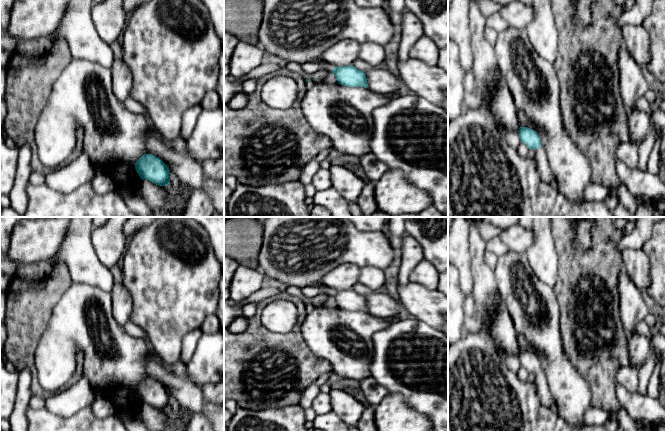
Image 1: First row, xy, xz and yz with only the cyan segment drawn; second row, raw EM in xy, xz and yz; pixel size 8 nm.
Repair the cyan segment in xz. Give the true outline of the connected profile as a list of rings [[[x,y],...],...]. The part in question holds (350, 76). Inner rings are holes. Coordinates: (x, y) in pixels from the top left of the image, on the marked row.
[[[353,65],[334,67],[332,73],[341,85],[368,88],[364,71],[358,70]]]

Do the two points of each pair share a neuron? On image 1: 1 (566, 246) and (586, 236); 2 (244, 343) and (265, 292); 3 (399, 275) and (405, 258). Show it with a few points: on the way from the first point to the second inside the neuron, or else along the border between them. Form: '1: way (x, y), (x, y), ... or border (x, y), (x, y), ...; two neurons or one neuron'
1: border (593, 228), (591, 244), (587, 248), (578, 249); two neurons
2: border (271, 296), (256, 303); two neurons
3: way (403, 271), (405, 262); one neuron

